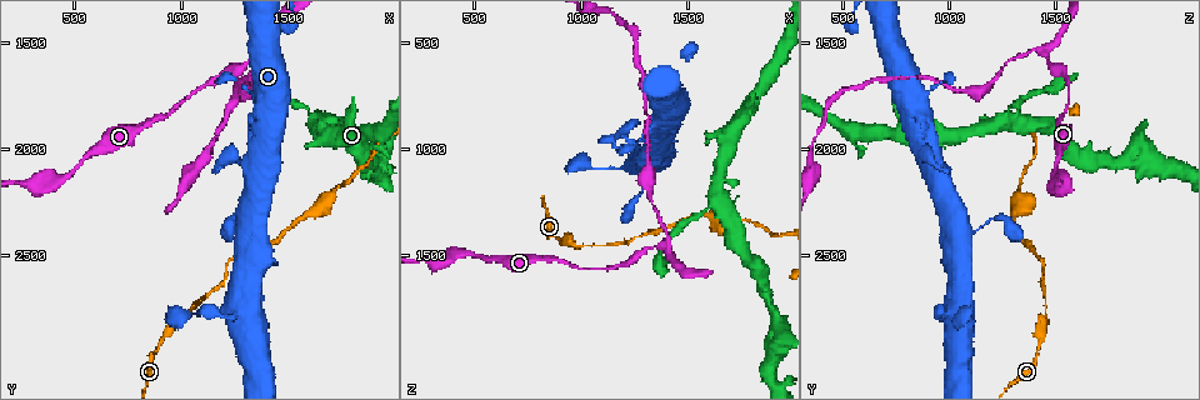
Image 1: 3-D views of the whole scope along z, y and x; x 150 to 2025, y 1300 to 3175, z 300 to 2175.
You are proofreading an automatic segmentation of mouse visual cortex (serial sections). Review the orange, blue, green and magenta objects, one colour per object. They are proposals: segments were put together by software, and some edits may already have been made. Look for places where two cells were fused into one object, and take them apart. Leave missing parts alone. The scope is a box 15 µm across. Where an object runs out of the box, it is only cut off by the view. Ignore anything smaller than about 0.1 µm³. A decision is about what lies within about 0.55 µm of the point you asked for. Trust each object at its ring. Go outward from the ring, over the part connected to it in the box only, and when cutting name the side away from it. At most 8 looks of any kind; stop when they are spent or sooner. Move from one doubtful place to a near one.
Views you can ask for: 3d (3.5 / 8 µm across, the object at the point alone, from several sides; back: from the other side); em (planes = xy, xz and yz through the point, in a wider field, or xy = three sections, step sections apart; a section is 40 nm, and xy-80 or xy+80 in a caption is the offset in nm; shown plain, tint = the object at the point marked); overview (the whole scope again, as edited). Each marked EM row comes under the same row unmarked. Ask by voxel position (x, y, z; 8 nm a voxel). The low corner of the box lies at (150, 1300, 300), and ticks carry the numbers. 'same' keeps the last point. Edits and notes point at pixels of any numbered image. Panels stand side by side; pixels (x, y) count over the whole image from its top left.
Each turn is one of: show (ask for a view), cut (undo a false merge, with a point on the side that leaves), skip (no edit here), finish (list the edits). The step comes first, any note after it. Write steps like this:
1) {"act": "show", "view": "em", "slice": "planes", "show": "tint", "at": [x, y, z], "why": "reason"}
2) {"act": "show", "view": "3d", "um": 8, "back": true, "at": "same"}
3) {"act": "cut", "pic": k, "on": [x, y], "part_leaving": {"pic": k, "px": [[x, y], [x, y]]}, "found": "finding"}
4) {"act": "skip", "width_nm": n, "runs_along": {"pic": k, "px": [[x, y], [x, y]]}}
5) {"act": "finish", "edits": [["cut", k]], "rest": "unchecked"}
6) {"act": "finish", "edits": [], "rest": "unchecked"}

{"act": "show", "view": "3d", "um": 3.5, "back": true, "at": [1380, 1550, 1430], "why": "narrows sharply"}

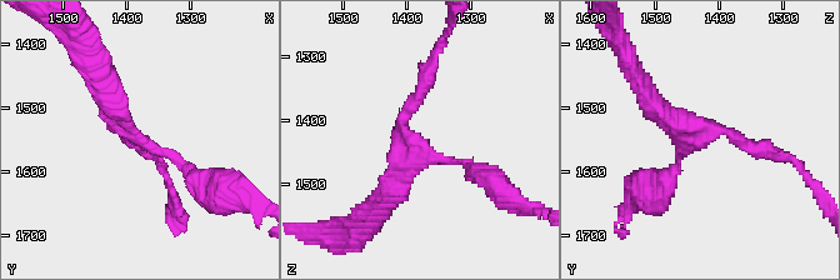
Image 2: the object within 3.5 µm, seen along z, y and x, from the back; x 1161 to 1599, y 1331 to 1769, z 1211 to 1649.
{"act": "show", "view": "em", "slice": "xy", "step": 1, "show": "tint", "at": [1385, 1555, 1440], "arms": 3, "arm_widths_nm": [200, 200, 300], "why": "need the tissue"}

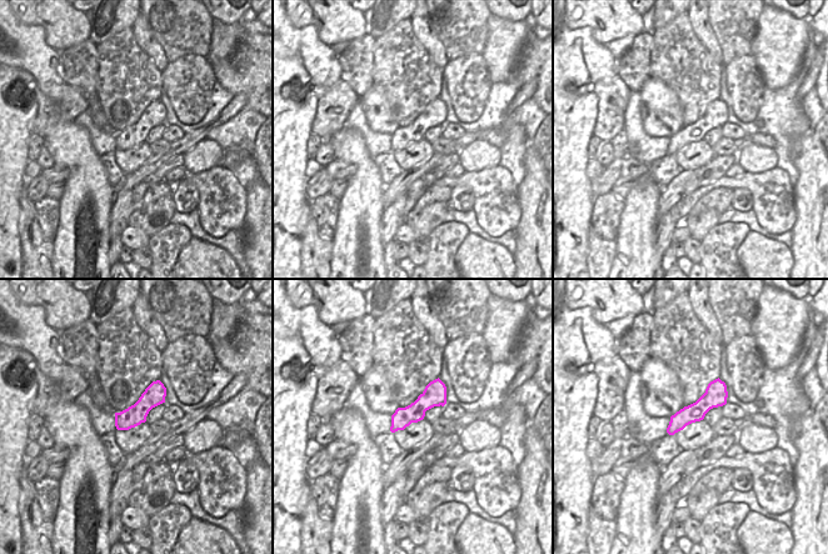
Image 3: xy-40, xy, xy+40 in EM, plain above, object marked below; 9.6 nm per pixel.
{"act": "skip", "width_nm": 190, "runs_along": {"pic": 2, "px": [[483, 176], [403, 138], [425, 86]]}, "found": "continuous, no second cell"}

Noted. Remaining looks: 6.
{"act": "show", "view": "3d", "um": 8, "at": [1400, 1950, 860], "why": "calibre changes"}

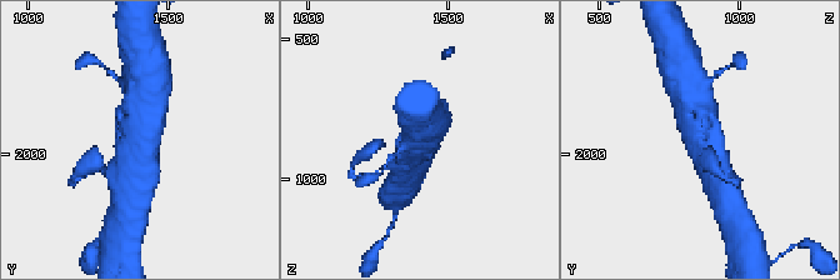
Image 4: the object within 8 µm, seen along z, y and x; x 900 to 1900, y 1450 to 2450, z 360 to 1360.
{"act": "show", "view": "em", "slice": "xy", "step": 3, "show": "tint", "at": [1400, 1950, 860]}

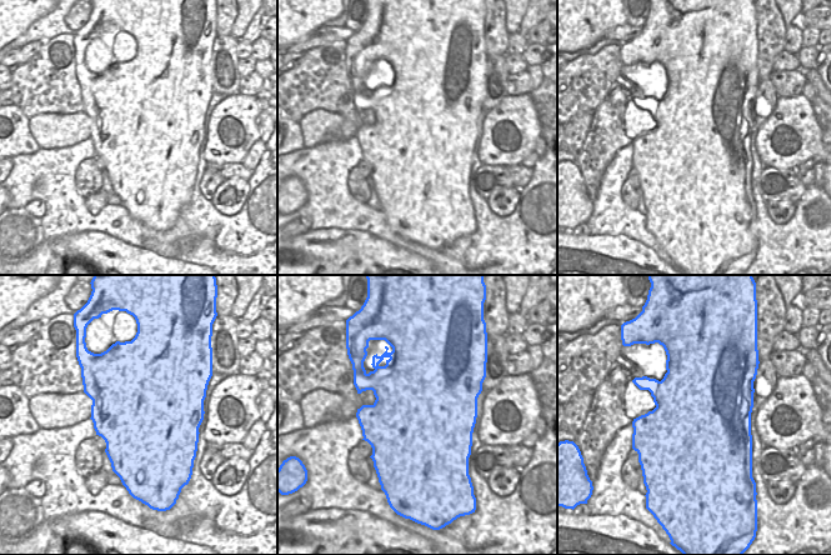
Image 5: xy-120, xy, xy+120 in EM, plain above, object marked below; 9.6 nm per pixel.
{"act": "skip", "runs_along": {"pic": 4, "px": [[688, 105], [713, 169]]}, "found": "continuous, no second cell"}

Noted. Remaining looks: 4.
{"act": "show", "view": "3d", "um": 8, "at": [1610, 1850, 1270], "why": "calibre changes"}

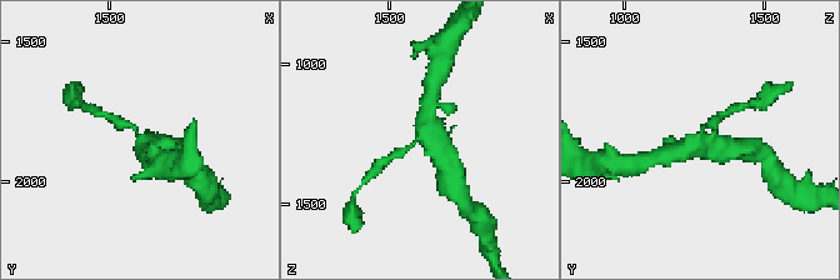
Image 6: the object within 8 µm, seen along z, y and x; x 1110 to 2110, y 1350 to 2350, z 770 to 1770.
{"act": "show", "view": "em", "slice": "planes", "show": "tint", "at": [1610, 1840, 1270]}

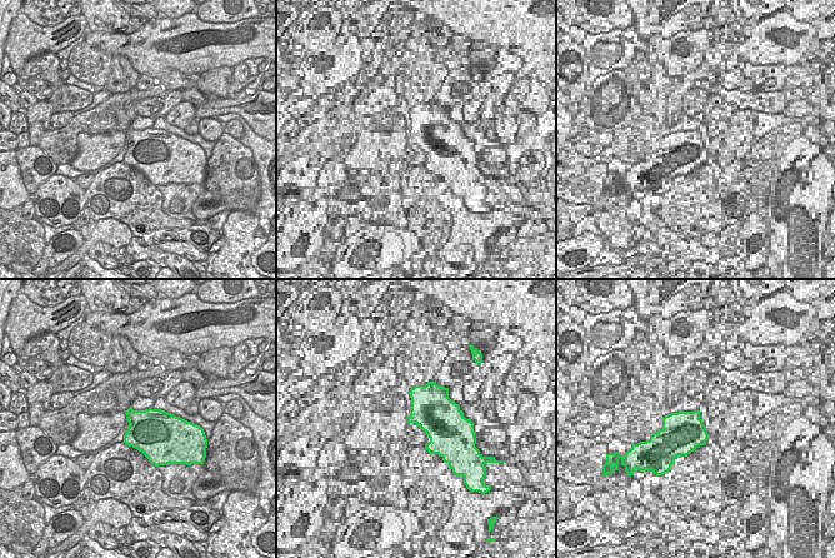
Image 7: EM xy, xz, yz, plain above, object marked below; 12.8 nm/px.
{"act": "skip", "runs_along": {"pic": 6, "px": [[428, 103], [428, 133], [446, 166]]}, "found": "continuous, no second cell"}

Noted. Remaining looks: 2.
{"act": "show", "view": "3d", "um": 3.5, "at": [990, 2780, 1060], "why": "sudden change in width"}

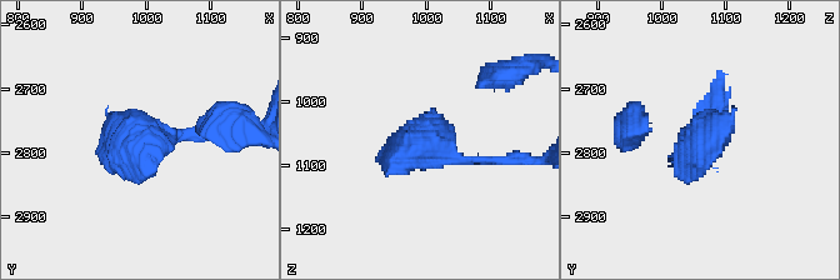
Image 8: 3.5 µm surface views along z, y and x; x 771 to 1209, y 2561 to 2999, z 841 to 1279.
{"act": "show", "view": "em", "slice": "planes", "show": "tint", "at": [990, 2780, 1070]}

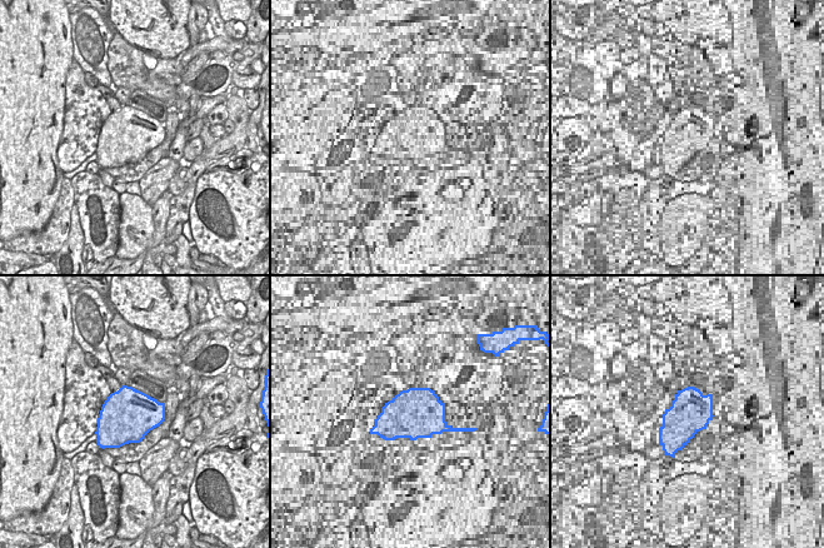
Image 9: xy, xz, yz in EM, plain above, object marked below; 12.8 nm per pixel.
{"act": "skip", "found": "continuous, no second cell"}

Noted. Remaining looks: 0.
{"act": "finish", "edits": [], "rest": "unchecked"}

